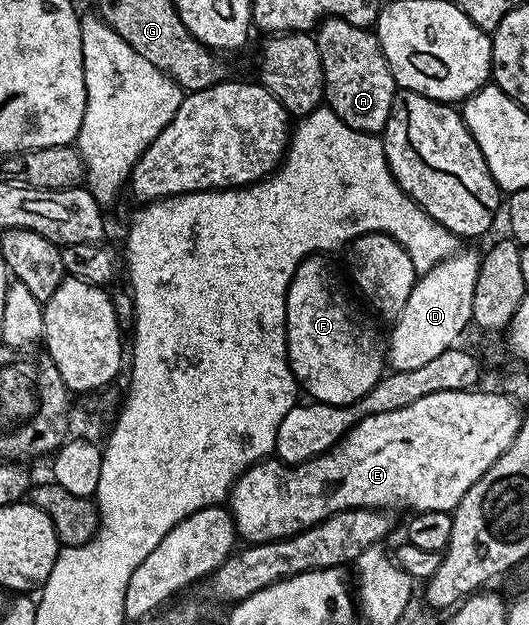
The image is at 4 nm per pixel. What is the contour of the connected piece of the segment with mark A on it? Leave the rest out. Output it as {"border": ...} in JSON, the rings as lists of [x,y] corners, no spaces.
{"border":[[[326,17],[320,22],[314,33],[318,43],[318,55],[322,55],[322,71],[324,72],[324,101],[327,108],[334,110],[338,119],[346,123],[351,129],[360,133],[383,134],[386,119],[390,115],[390,103],[398,91],[396,80],[380,50],[380,42],[376,39],[375,32],[354,27],[346,23],[341,17]]]}

